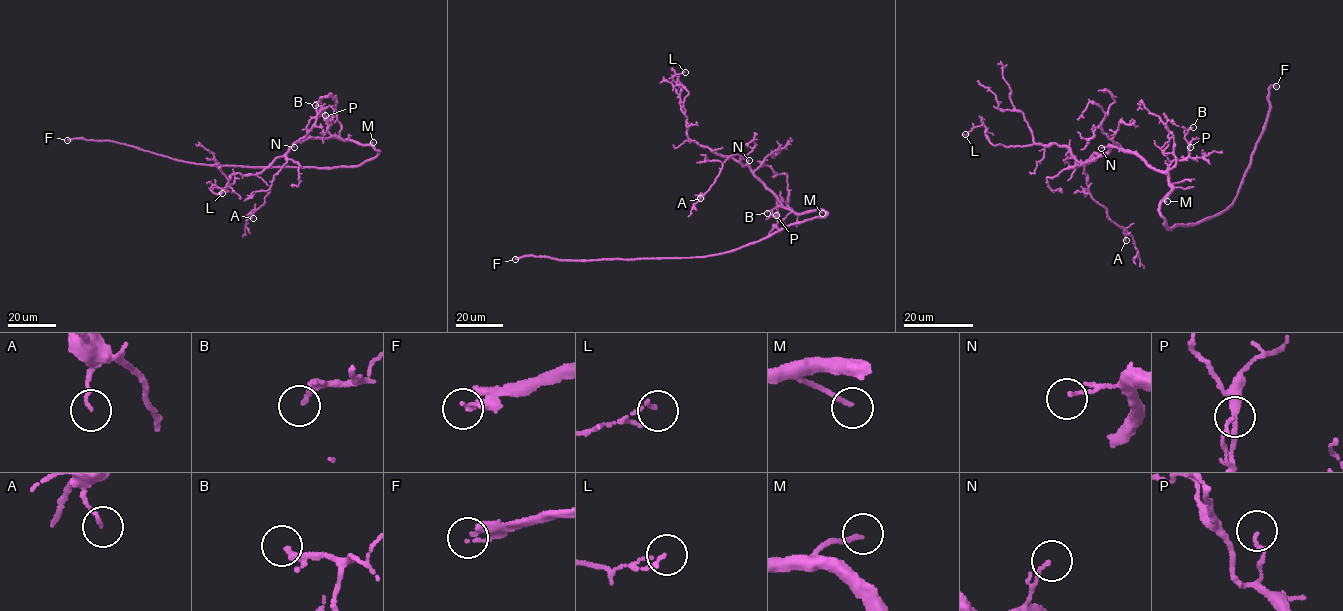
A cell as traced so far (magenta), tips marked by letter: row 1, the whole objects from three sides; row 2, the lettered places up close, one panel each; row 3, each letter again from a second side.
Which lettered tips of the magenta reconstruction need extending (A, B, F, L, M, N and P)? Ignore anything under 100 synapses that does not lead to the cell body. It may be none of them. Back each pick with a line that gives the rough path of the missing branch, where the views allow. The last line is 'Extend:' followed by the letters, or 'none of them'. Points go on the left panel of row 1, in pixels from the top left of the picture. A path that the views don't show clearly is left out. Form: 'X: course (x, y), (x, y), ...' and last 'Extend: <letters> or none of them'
Extend: F, M

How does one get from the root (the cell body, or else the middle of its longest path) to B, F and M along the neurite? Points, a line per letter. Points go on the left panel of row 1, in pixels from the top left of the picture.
B: (357, 165), (373, 159), (378, 151), (371, 145), (333, 136), (327, 129), (321, 107), (315, 105)
F: (357, 165), (325, 168), (206, 165), (177, 161), (111, 141), (67, 140)
M: (357, 165), (377, 154), (378, 151), (369, 144), (373, 142)

